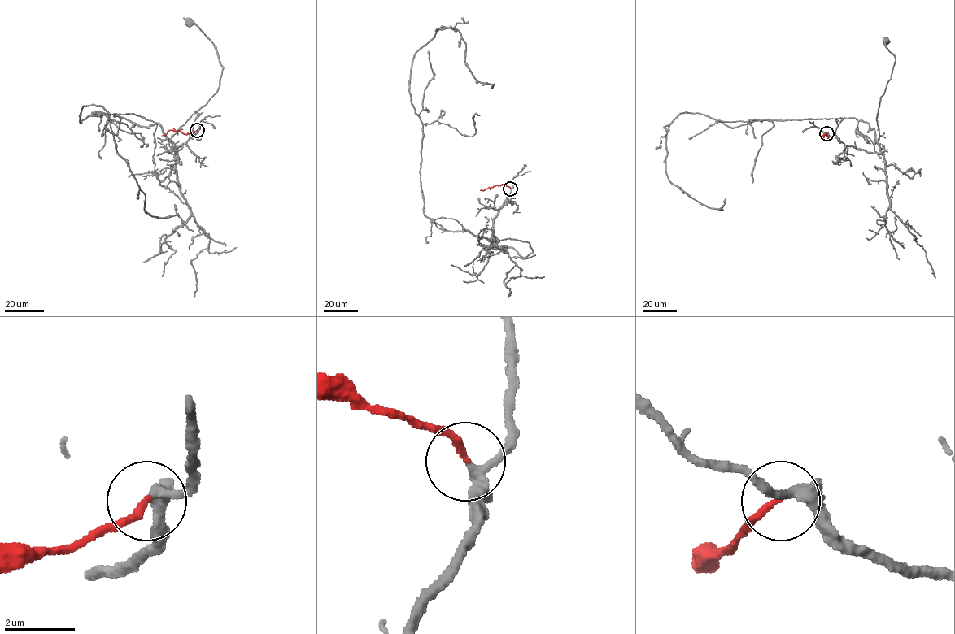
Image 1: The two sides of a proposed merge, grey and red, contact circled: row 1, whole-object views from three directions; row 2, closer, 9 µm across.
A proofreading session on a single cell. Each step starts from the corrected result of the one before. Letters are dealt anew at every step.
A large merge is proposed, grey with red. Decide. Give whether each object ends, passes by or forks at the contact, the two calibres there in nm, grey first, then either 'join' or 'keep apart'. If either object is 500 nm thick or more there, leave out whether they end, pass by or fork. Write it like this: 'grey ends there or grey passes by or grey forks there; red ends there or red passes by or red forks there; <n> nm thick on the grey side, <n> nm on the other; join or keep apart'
grey forks there; red ends there; 200 nm thick on the grey side, 190 nm on the other; join

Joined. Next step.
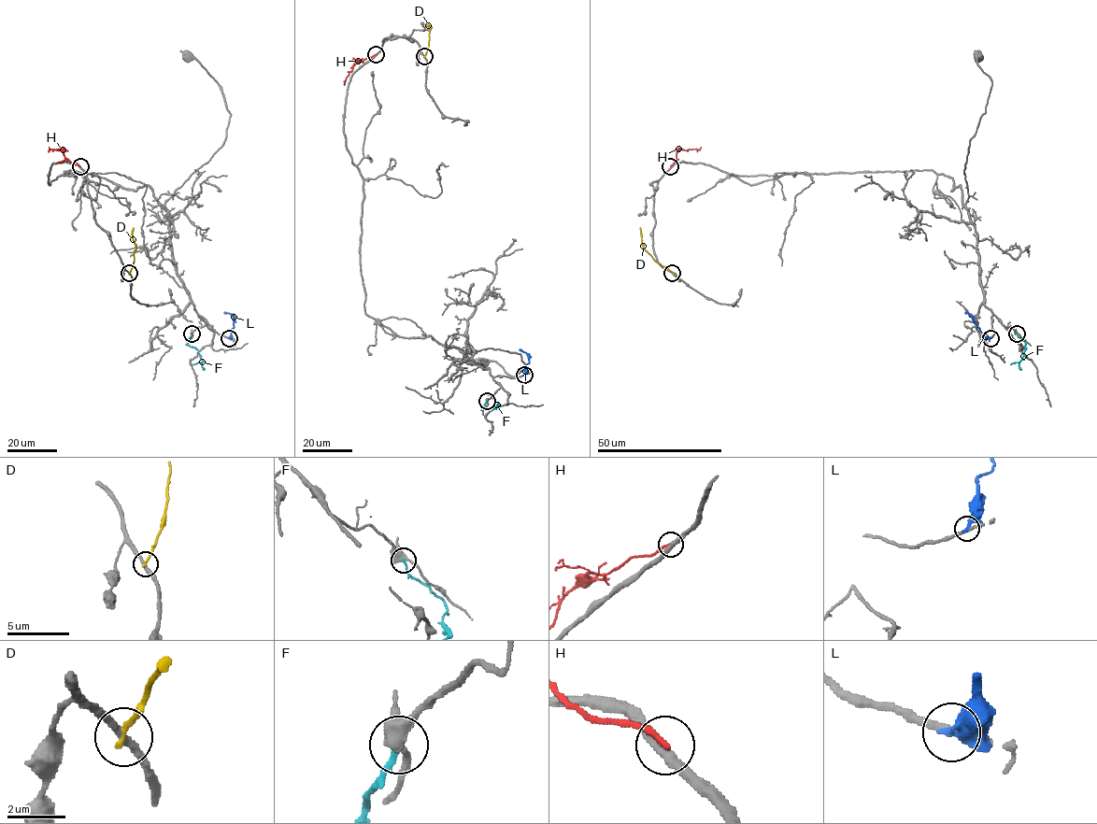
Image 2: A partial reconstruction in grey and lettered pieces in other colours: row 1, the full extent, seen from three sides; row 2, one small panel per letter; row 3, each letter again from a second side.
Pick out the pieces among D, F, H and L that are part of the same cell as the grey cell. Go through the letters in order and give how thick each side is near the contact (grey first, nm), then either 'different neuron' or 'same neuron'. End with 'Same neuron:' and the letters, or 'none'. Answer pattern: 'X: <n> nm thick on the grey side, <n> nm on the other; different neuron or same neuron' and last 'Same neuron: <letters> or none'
D: 260 nm thick on the grey side, 200 nm on the other; different neuron
F: 400 nm thick on the grey side, 180 nm on the other; different neuron
H: 360 nm thick on the grey side, 200 nm on the other; different neuron
L: 190 nm thick on the grey side, 320 nm on the other; different neuron
Same neuron: none

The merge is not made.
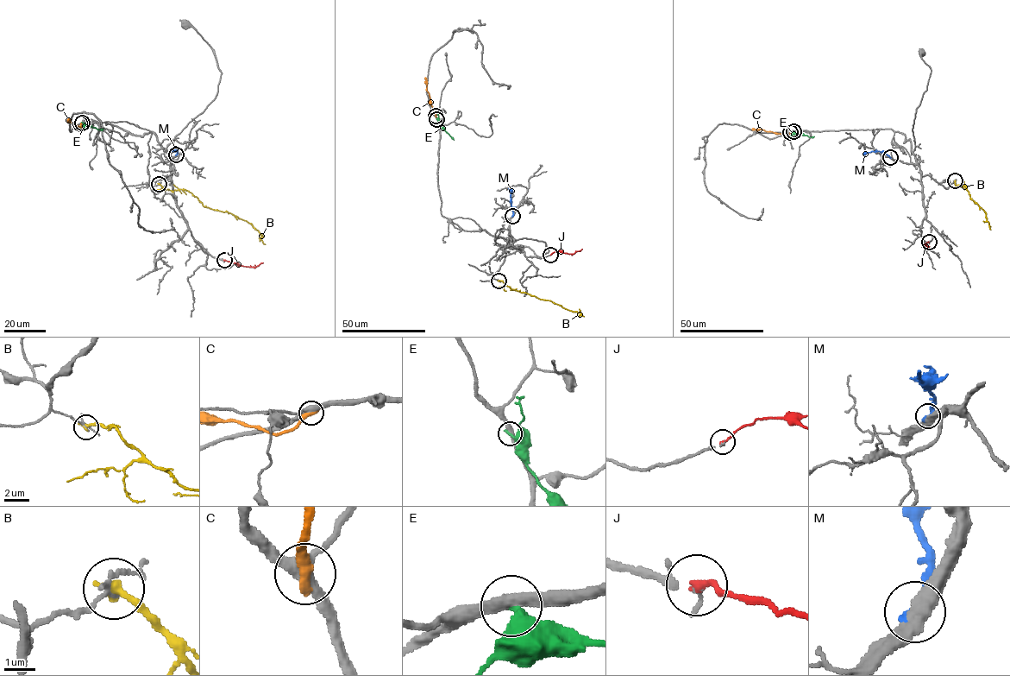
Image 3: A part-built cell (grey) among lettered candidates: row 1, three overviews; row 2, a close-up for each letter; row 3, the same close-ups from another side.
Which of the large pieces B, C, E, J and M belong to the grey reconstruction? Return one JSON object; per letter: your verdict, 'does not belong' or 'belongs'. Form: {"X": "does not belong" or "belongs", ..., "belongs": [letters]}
{"B": "does not belong", "C": "does not belong", "E": "does not belong", "J": "belongs", "M": "does not belong", "belongs": ["J"]}

